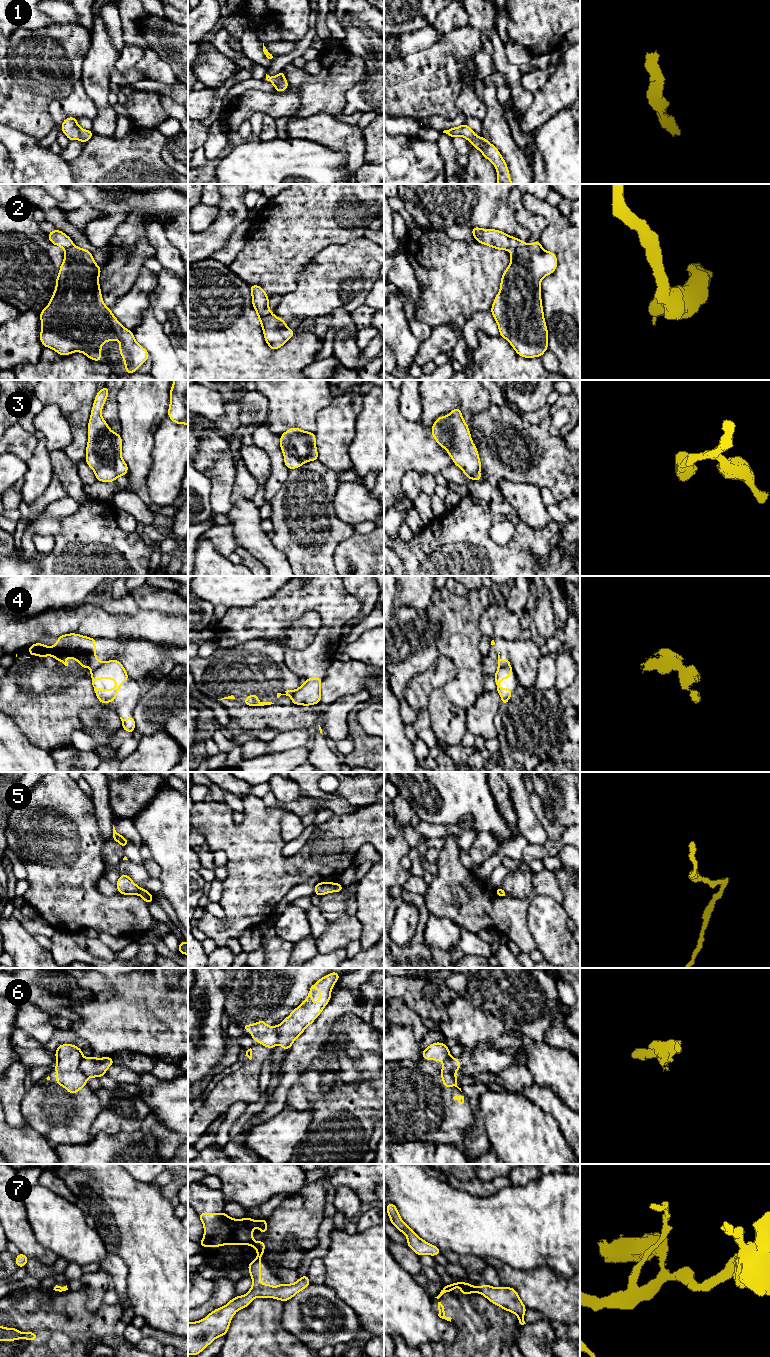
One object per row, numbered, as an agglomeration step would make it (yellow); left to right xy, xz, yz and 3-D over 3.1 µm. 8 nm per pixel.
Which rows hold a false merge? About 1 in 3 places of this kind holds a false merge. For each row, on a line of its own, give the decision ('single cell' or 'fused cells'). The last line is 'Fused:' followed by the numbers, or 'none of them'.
1: single cell
2: fused cells
3: single cell
4: fused cells
5: single cell
6: fused cells
7: fused cells
Fused: 2, 4, 6, 7

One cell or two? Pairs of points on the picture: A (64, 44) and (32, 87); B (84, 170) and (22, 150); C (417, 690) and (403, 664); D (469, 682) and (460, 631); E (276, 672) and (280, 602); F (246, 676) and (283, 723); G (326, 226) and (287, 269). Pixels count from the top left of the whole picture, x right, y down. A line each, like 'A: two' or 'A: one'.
A: one
B: two
C: two
D: one
E: two
F: one
G: one

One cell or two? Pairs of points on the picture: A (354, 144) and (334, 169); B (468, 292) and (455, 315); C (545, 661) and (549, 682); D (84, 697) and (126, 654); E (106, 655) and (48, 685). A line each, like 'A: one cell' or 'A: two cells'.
A: two cells
B: one cell
C: one cell
D: one cell
E: one cell

